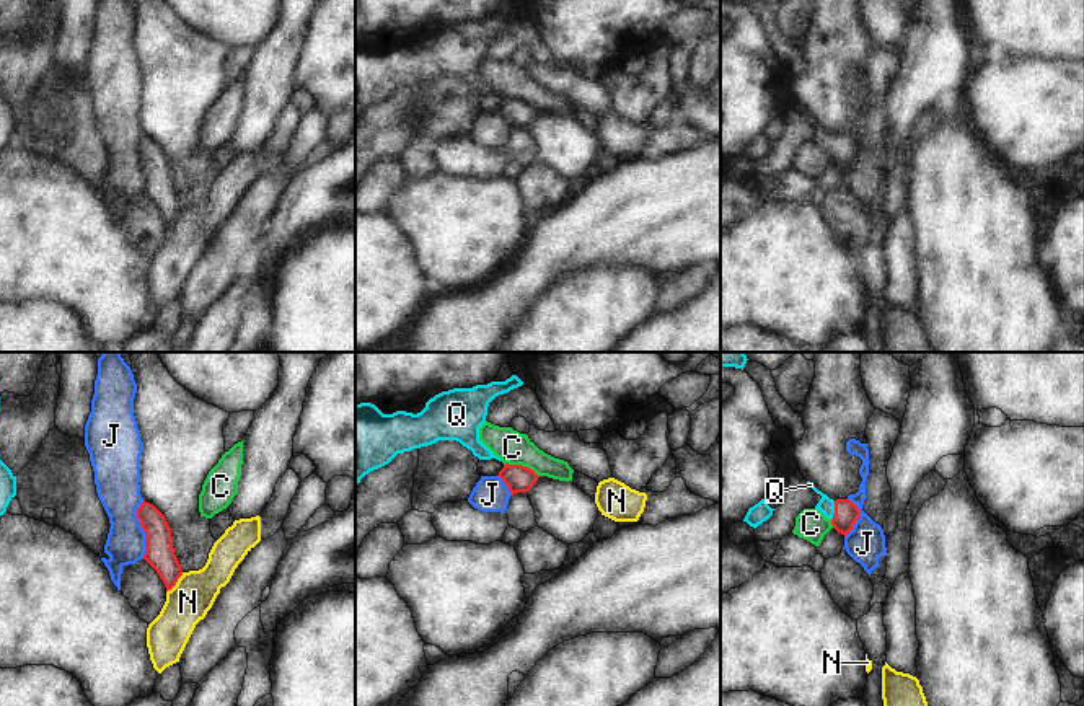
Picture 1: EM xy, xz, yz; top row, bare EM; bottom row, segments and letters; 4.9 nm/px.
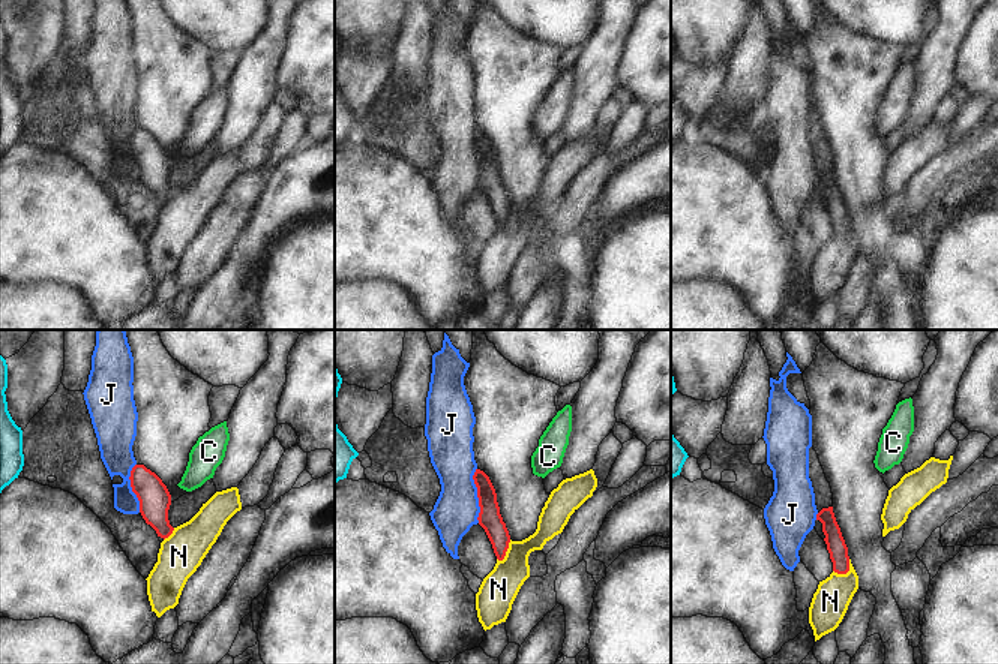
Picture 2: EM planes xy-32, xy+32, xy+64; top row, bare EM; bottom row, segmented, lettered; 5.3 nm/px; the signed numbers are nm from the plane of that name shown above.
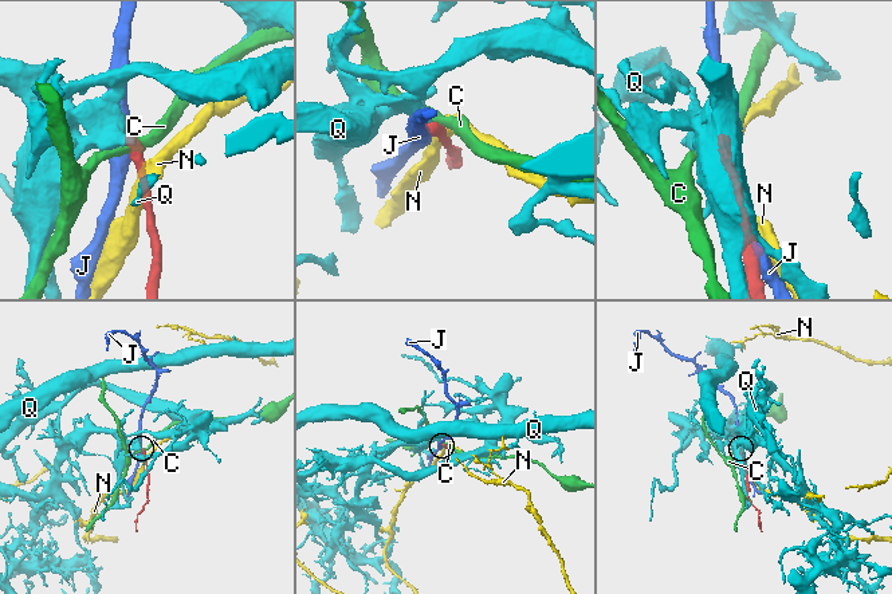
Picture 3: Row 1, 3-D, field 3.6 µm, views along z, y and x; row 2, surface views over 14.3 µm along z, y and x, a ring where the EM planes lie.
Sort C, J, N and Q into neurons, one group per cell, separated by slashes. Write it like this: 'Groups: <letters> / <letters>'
Groups: C / J / N / Q.

